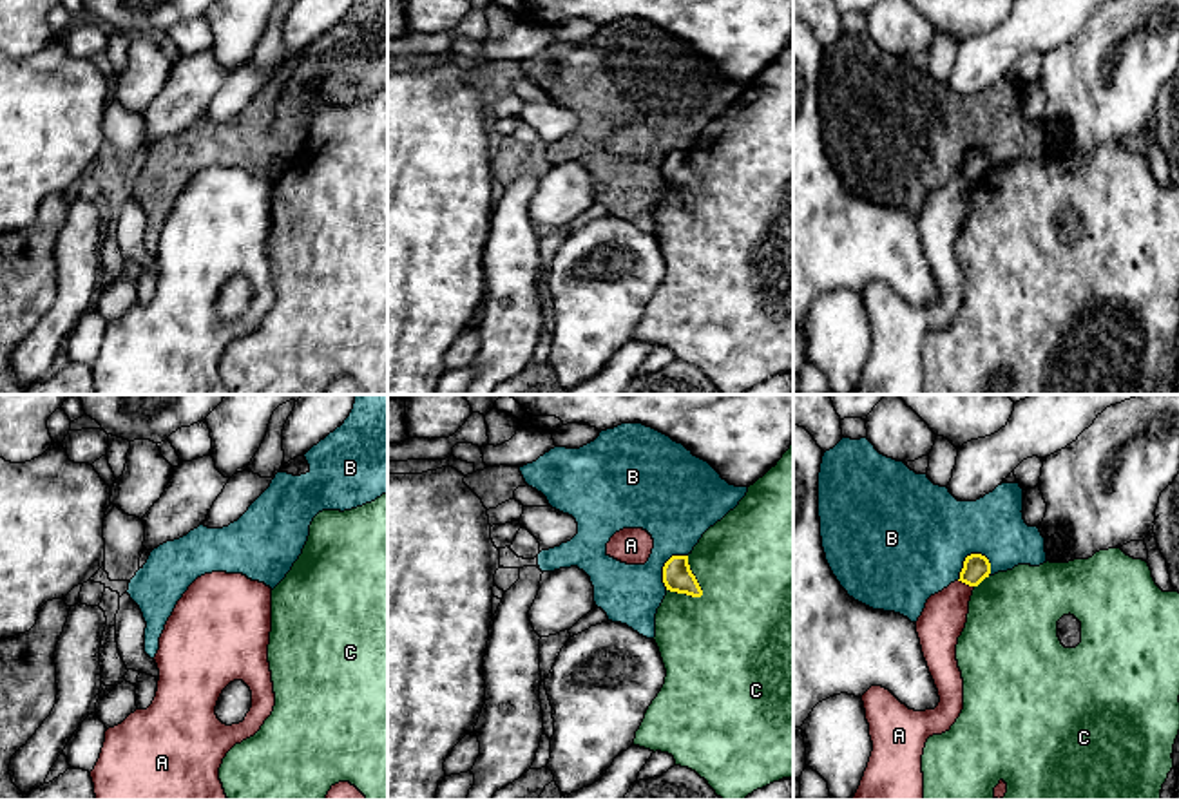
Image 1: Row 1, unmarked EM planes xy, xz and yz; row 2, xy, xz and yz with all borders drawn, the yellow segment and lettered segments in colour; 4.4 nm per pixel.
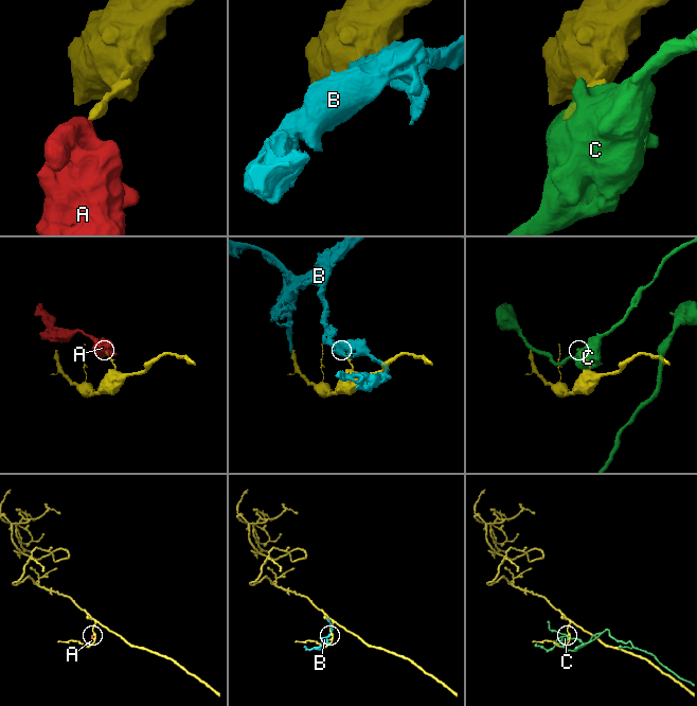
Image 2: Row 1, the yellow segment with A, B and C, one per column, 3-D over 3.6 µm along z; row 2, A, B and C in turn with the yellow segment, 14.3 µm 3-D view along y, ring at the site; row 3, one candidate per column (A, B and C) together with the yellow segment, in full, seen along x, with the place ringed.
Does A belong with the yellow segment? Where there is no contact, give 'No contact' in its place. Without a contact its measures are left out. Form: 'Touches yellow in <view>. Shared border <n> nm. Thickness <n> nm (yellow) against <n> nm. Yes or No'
Touches yellow in yz. Shared border 80 nm. Thickness 120 nm (yellow) against 200 nm. No

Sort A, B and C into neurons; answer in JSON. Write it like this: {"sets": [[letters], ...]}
{"sets": [["A"], ["B"], ["C"]]}

